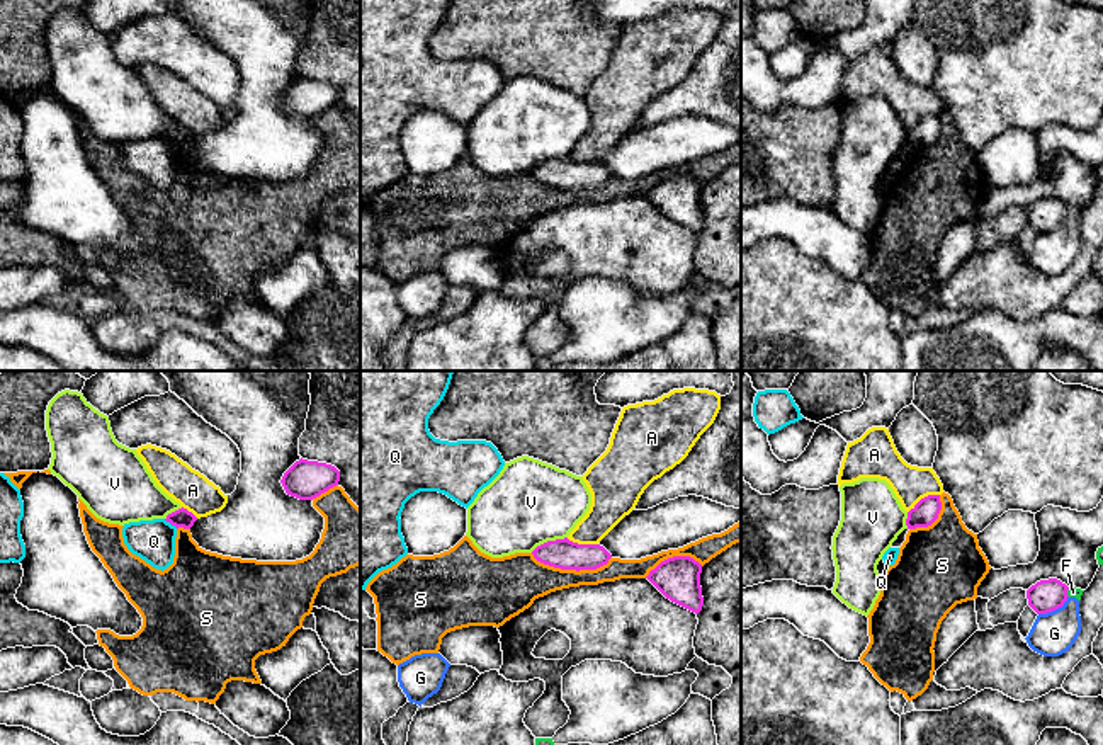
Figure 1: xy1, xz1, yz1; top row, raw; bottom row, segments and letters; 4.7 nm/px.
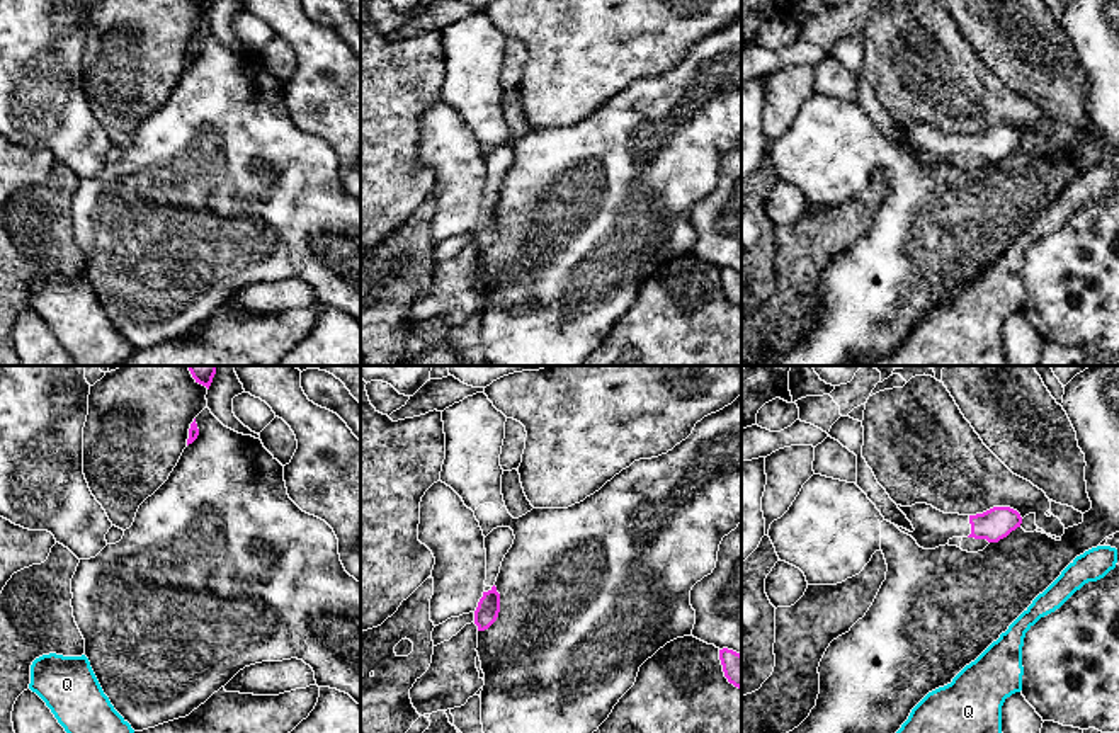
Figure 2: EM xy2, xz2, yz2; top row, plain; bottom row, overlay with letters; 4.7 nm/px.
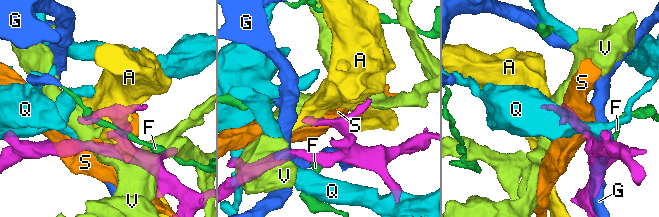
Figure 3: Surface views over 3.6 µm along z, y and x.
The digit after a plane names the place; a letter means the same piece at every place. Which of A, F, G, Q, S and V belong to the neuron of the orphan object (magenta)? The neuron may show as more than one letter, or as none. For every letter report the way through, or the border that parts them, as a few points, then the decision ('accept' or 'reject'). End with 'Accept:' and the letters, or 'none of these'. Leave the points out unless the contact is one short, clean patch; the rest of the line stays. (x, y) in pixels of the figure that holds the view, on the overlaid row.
A: border along yz1 (938, 494), (928, 494), (908, 512); reject
F: border along yz1 (1069, 587), (1068, 596); reject
G: reject
Q: reject
S: reject
V: border along xz1 (566, 536), (548, 540), (531, 551); reject
Accept: none of these

